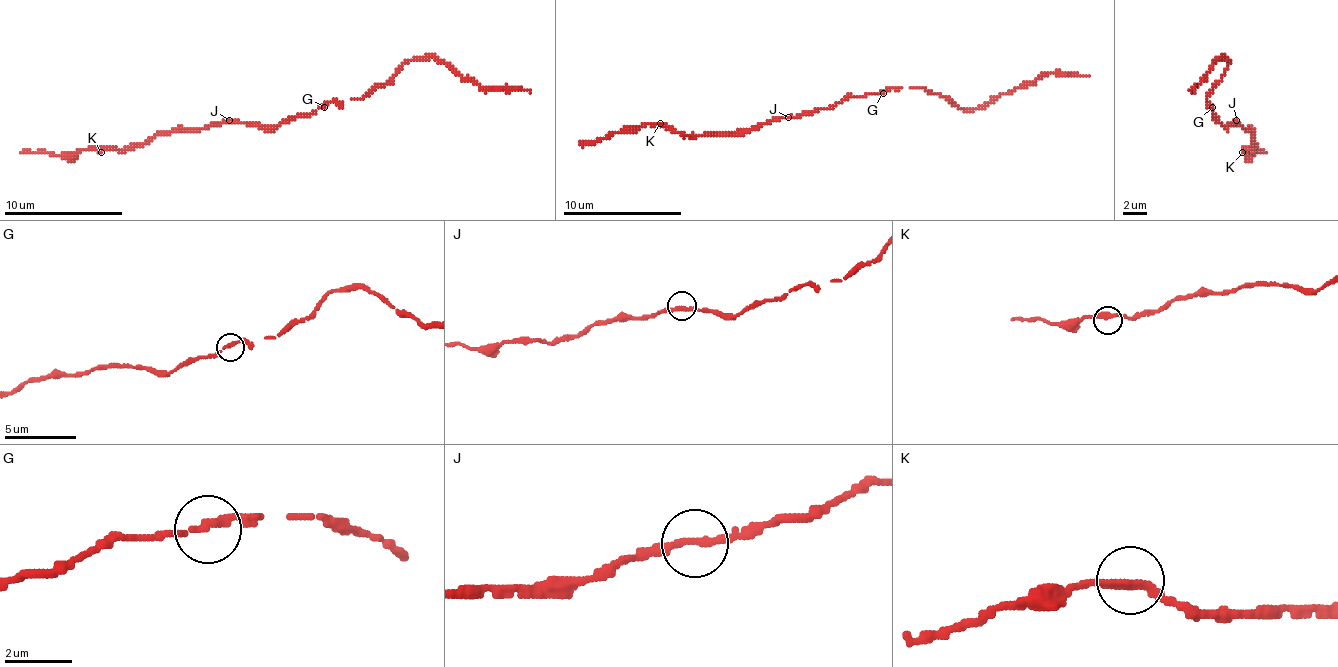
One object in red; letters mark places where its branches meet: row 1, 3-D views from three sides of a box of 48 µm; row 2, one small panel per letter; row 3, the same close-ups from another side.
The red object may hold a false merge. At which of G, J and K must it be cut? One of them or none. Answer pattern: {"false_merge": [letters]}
{"false_merge": []}

